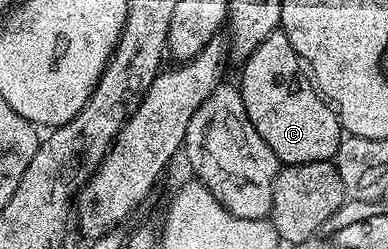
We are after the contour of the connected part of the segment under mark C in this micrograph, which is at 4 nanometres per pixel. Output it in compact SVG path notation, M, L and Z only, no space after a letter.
M280 31L267 35L259 47L240 66L241 81L239 88L243 107L247 107L247 115L251 123L255 123L255 131L263 135L267 147L275 151L275 155L285 165L302 165L316 161L328 161L336 158L337 148L343 136L341 122L337 120L336 112L332 105L317 92L306 66L298 57L295 47L291 47L291 39Z

